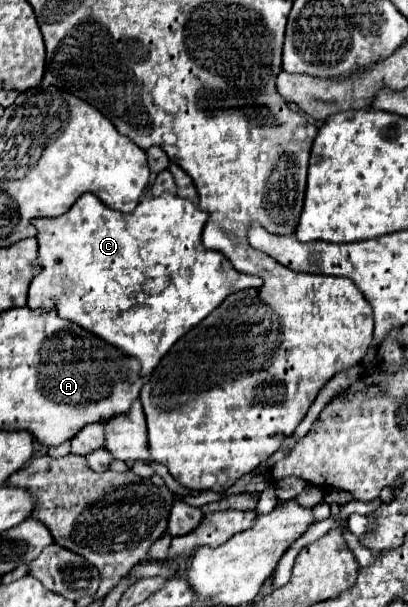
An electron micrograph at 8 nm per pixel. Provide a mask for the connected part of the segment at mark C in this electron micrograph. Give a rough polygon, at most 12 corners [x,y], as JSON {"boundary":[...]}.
{"boundary":[[171,193],[39,217],[29,309],[141,361],[235,291]]}

